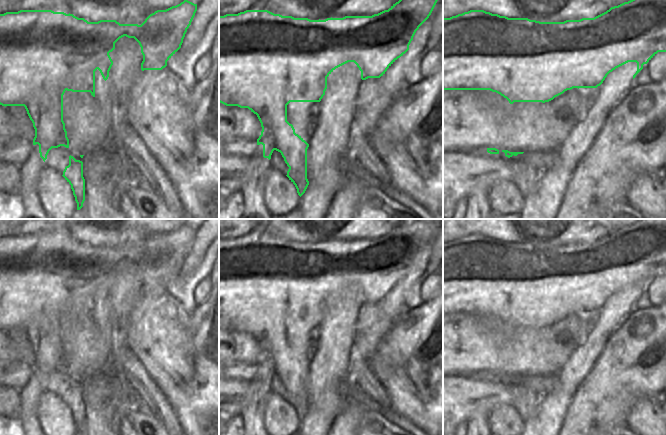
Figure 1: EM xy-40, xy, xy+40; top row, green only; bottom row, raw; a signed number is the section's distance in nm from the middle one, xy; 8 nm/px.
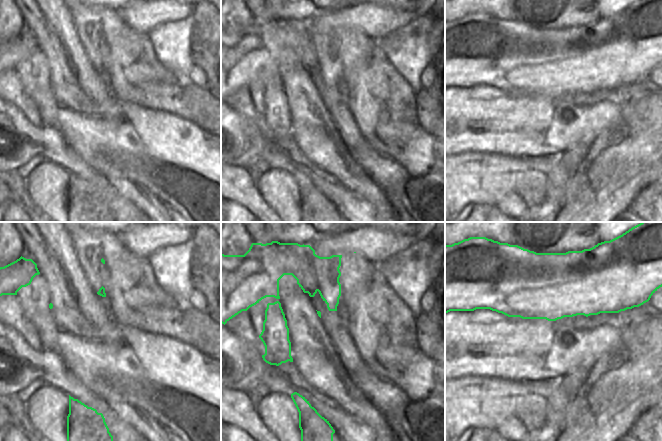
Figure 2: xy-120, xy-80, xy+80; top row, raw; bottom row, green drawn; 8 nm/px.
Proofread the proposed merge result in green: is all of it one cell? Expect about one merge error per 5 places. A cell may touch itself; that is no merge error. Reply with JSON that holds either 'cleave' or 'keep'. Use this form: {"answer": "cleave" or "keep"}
{"answer": "cleave"}

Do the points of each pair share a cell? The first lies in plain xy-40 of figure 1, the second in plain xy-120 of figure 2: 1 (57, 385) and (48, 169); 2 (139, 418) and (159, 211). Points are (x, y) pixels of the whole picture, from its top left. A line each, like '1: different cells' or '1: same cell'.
1: different cells
2: different cells

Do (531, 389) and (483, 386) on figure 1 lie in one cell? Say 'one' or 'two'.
one

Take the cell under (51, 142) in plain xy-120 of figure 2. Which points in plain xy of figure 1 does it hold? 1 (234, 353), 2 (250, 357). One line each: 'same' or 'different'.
1: different
2: different

